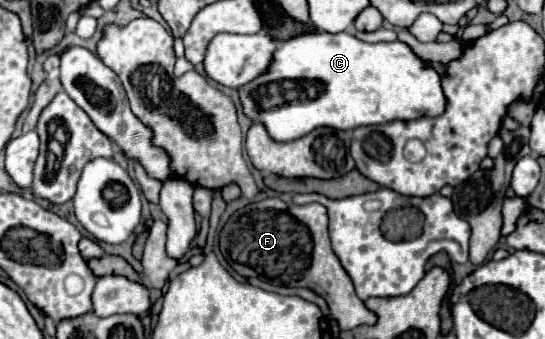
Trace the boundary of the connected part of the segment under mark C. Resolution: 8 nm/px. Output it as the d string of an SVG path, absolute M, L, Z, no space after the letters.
M314 31L278 43L270 67L262 75L258 75L258 79L252 79L250 83L238 87L238 95L244 115L254 123L262 123L268 135L278 143L300 139L316 127L346 131L362 125L390 123L396 119L410 121L418 117L436 117L446 107L440 75L434 69L426 67L426 63L418 59L408 45L400 41L364 43L346 31L336 35Z

